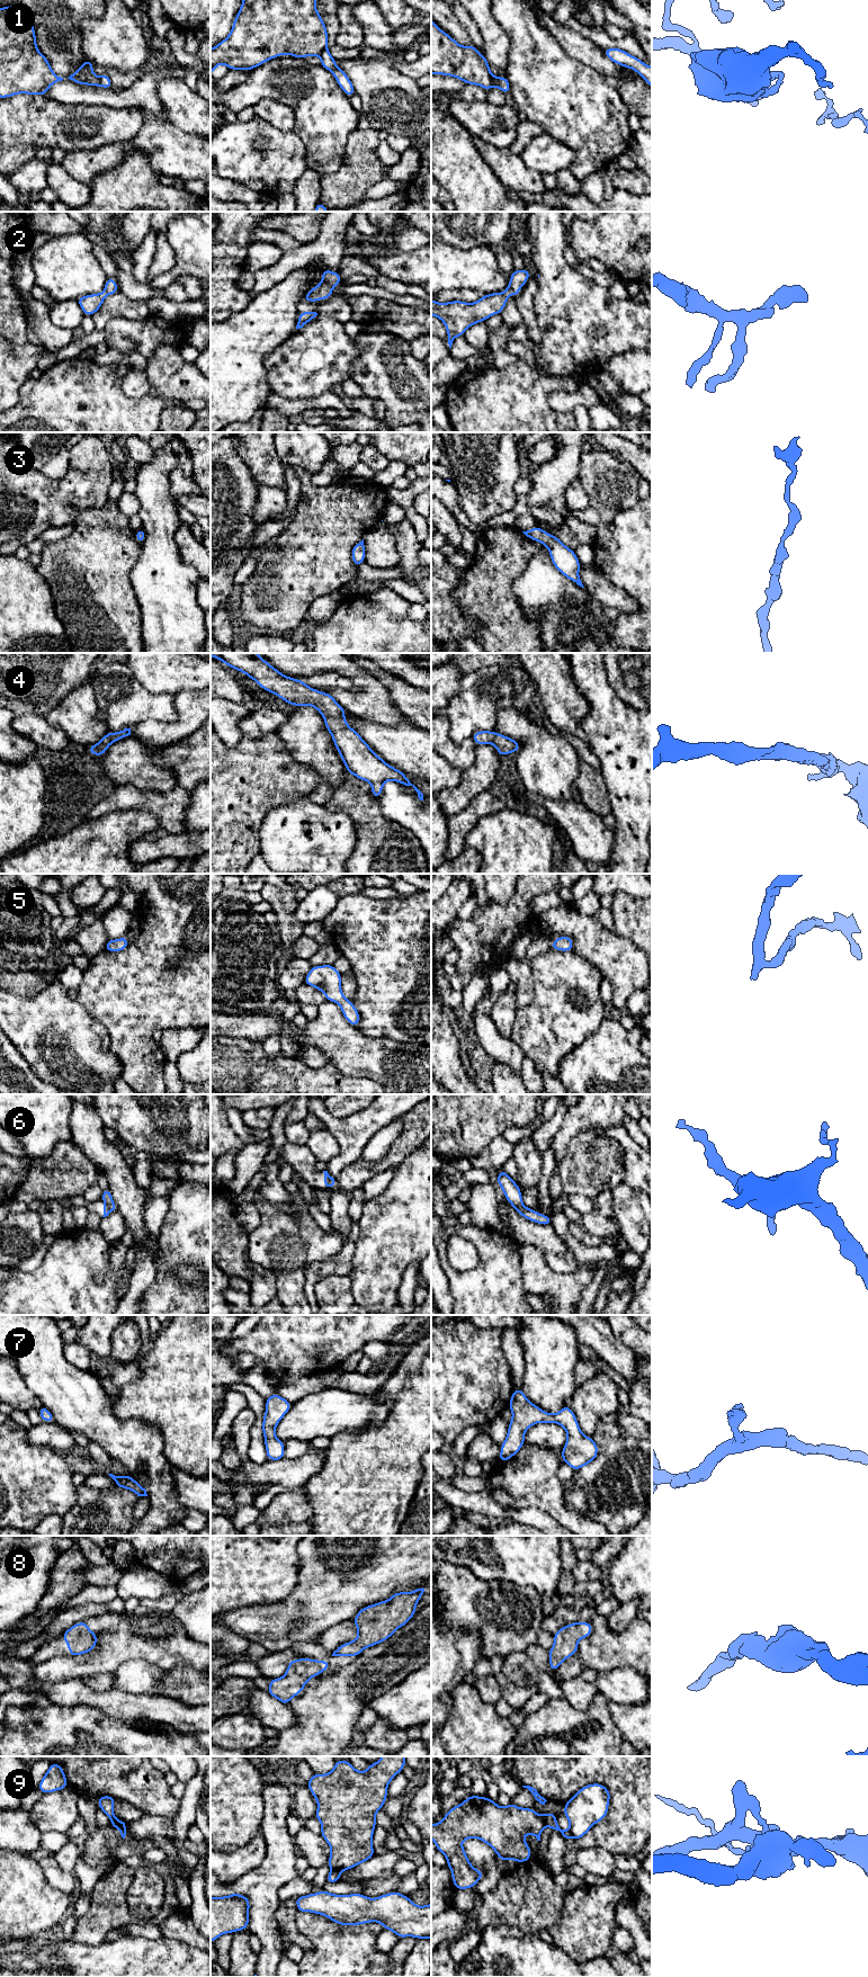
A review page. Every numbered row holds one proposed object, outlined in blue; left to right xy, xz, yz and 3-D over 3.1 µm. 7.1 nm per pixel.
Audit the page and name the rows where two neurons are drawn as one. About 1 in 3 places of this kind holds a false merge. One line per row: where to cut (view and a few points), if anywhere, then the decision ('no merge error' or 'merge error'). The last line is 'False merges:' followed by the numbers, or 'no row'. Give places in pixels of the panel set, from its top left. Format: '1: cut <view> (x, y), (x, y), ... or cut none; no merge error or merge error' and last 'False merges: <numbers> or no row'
1: cut yz (492, 75), (492, 83), (494, 86); merge error
2: cut none; no merge error
3: cut none; no merge error
4: cut none; no merge error
5: cut none; no merge error
6: cut yz (512, 1205), (522, 1206); merge error
7: cut none; no merge error
8: cut none; no merge error
9: cut xz (331, 1869), (340, 1871); merge error
False merges: 1, 6, 9

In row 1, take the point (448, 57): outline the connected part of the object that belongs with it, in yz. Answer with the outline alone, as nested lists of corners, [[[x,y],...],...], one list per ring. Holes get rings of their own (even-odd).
[[[431,19],[431,74],[442,74],[460,79],[466,84],[476,84],[485,90],[493,86],[493,75],[490,71],[484,54],[480,54],[476,47],[462,46],[447,33],[441,30],[437,24]]]

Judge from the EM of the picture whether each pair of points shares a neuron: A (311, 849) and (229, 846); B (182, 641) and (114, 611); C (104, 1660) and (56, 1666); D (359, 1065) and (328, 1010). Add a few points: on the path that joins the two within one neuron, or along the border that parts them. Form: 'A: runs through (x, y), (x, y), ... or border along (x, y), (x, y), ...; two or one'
A: border along (264, 821), (260, 828), (260, 853); two
B: border along (135, 597), (141, 613), (141, 638), (143, 641); two
C: runs through (92, 1663), (68, 1666); one
D: runs through (350, 1052), (330, 1031), (330, 1023); one

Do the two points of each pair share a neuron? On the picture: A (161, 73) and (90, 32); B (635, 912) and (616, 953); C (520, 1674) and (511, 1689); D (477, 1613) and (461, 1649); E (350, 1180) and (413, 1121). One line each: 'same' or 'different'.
A: different
B: different
C: different
D: different
E: same

